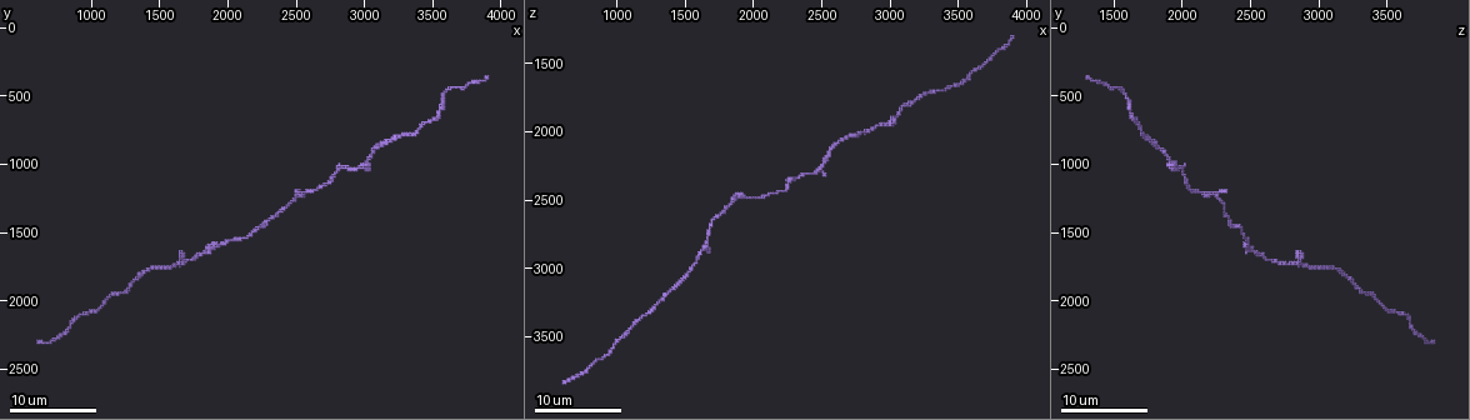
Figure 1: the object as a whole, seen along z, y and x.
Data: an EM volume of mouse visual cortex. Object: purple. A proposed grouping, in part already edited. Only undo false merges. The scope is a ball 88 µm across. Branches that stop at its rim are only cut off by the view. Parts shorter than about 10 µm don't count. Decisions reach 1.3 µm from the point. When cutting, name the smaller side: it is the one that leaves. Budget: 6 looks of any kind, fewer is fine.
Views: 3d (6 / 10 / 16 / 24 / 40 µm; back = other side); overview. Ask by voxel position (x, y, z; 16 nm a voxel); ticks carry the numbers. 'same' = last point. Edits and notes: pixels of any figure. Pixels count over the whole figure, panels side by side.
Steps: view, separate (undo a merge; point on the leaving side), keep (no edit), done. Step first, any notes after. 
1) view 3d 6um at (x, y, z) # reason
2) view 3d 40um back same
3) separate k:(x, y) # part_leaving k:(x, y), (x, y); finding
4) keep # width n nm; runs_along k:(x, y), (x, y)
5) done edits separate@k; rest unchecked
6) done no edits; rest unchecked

view 3d 10um at (3260, 800, 1720) # sudden change in width

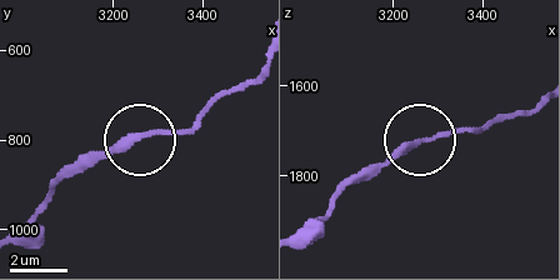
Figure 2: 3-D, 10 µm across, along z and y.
keep # width 200 nm; runs_along 2:(26, 221), (76, 169), (204, 116); one neuron here

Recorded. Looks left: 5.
view 3d 10um at (1820, 1620, 2560) # side arm on a straight run

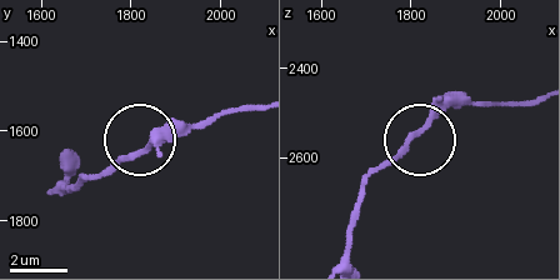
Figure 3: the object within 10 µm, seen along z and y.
keep # arms 3; runs_along 3:(256, 105), (170, 129), (86, 181); continuous, no second neuron

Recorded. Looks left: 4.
view 3d 10um at (2500, 1240, 2260) # side arm on a straight run

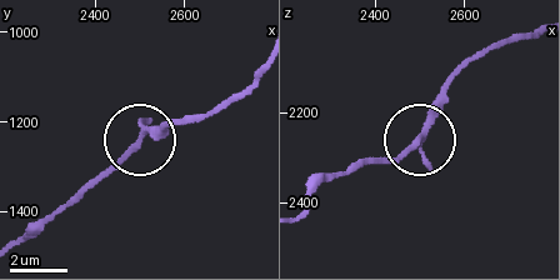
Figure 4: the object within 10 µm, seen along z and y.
keep # width 180 nm; runs_along 4:(23, 239), (73, 203), (145, 131), (193, 124); continuous, no second neuron

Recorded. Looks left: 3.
done no edits; rest unchecked

